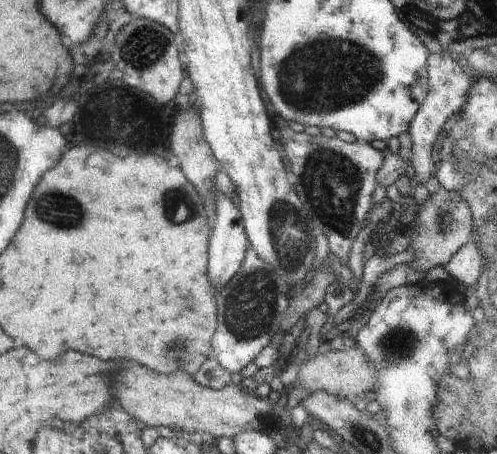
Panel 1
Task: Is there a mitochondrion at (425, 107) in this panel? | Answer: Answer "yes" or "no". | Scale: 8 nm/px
no

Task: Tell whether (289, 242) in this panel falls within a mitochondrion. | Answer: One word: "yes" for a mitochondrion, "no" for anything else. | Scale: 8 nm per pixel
yes

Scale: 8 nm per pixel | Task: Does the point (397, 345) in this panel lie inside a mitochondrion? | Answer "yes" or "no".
yes

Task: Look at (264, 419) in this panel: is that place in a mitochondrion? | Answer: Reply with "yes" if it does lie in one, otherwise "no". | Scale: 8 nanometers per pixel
yes

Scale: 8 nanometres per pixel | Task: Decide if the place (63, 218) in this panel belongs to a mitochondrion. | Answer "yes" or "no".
yes

